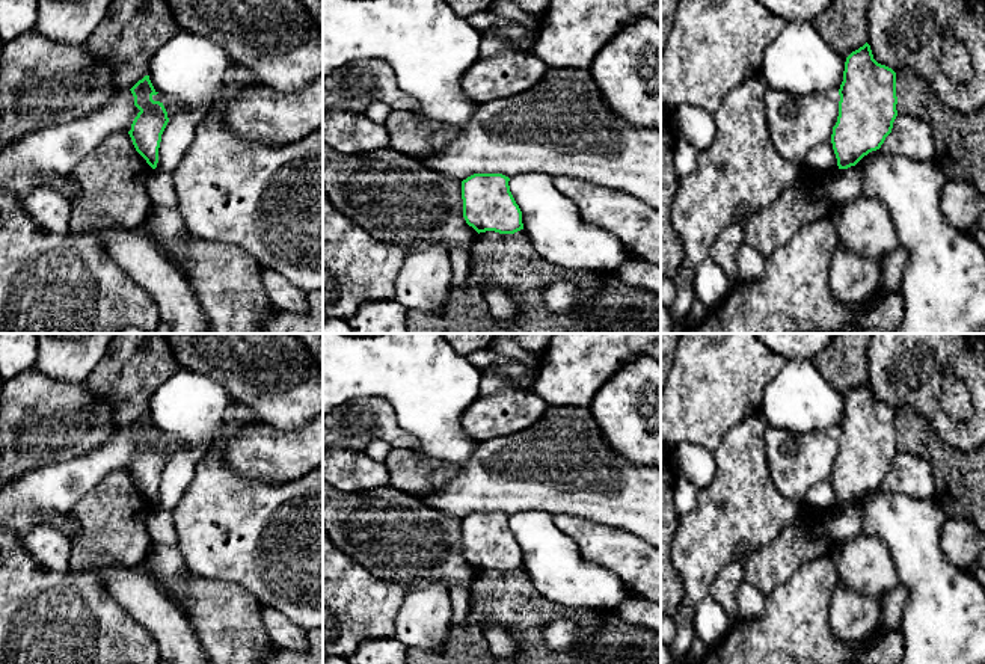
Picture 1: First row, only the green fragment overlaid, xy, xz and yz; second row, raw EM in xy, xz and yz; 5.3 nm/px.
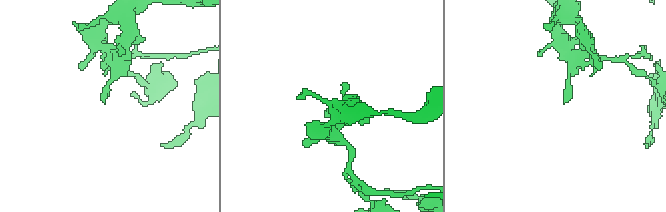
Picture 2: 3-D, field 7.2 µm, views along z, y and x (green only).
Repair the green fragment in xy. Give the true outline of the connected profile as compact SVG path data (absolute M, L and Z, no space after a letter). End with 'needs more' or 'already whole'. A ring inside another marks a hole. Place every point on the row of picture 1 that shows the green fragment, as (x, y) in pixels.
M149 75L139 80L130 91L134 97L134 106L140 112L134 118L128 134L136 151L155 169L161 134L169 122L167 112L163 103L152 100L158 92L154 89Z; already whole

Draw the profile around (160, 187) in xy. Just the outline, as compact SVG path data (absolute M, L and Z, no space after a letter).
M154 169L148 177L145 187L155 207L178 207L178 196L170 174Z

